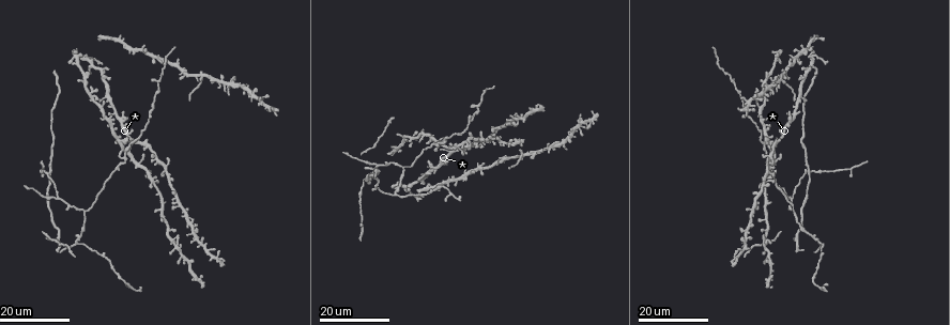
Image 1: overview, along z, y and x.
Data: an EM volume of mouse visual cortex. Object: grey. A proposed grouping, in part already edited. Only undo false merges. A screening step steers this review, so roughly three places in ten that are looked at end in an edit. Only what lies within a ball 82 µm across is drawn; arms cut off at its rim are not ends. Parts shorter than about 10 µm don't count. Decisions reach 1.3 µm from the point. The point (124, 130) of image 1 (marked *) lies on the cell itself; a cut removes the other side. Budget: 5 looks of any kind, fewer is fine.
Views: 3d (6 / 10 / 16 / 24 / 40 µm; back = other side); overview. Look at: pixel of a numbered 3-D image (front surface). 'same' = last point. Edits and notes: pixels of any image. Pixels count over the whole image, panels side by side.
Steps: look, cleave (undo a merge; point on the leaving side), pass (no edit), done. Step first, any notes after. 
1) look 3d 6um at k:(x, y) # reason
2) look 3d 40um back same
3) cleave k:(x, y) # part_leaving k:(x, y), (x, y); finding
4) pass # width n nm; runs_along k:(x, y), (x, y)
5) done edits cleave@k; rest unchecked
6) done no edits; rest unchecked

look 3d 16um at 1:(820, 240)

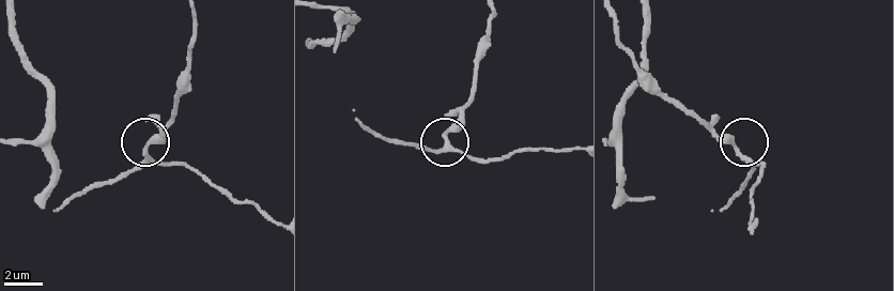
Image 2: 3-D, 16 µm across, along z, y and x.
look 3d 10um at 2:(740, 152)

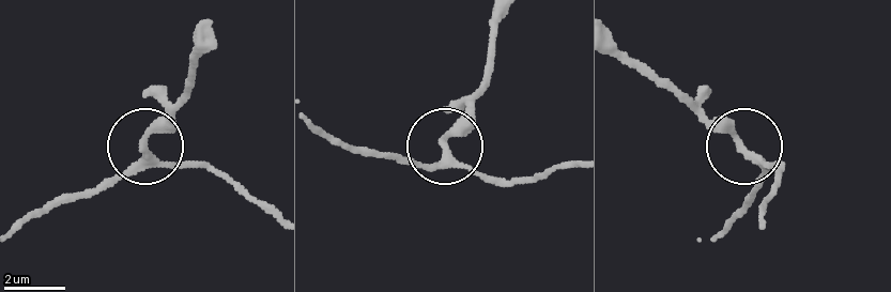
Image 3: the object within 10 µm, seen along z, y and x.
pass # width 220 nm; one cell here

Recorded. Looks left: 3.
look 3d 24um at 1:(376, 166) # three arms meet

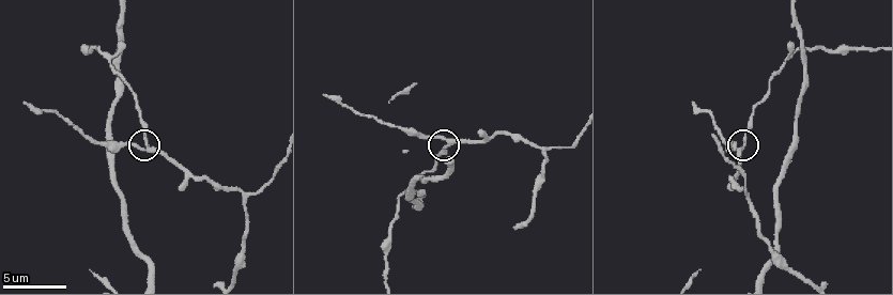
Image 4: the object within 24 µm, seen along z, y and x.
look 3d 6um at 4:(149, 149) # closer look

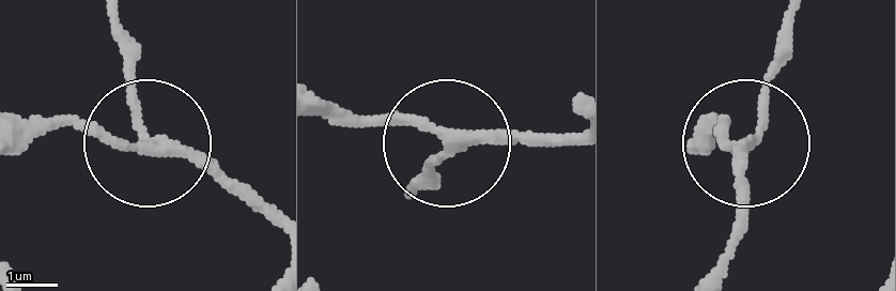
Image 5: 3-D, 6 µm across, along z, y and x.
pass # runs_along 5:(277, 227), (161, 147), (21, 125); continuous, no second cell

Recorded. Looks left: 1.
look 3d 6um at 4:(110, 55) # a fork

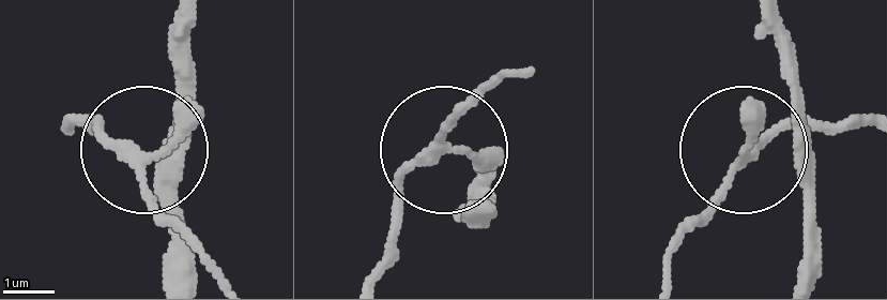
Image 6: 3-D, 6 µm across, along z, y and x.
pass # side_arm 21 um; arms 3; all the same cell

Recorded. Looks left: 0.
done no edits; rest unchecked

